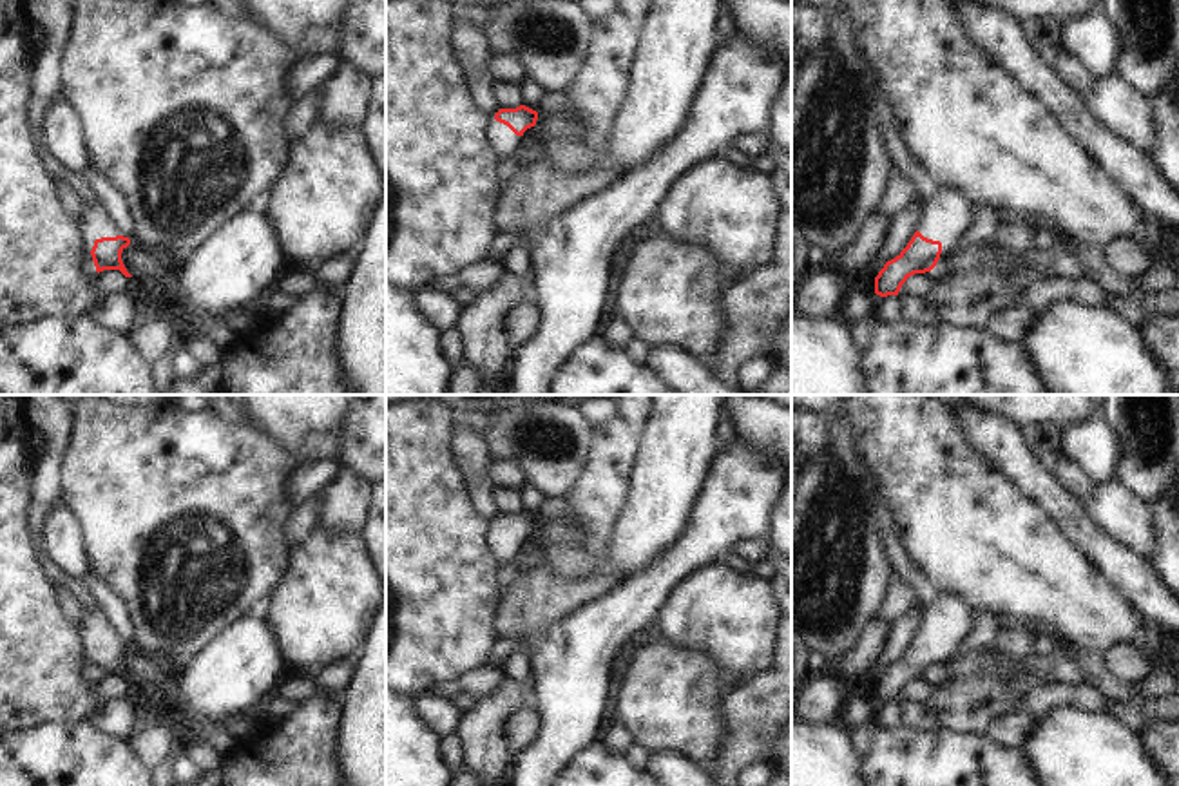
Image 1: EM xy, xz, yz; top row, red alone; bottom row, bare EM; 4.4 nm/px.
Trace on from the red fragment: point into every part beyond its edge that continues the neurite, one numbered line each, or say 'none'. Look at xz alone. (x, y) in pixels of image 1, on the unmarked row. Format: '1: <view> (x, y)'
1: xz (508, 546)

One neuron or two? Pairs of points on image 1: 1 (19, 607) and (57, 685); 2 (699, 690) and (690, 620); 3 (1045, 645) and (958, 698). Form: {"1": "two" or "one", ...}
{"1": "one", "2": "two", "3": "two"}

